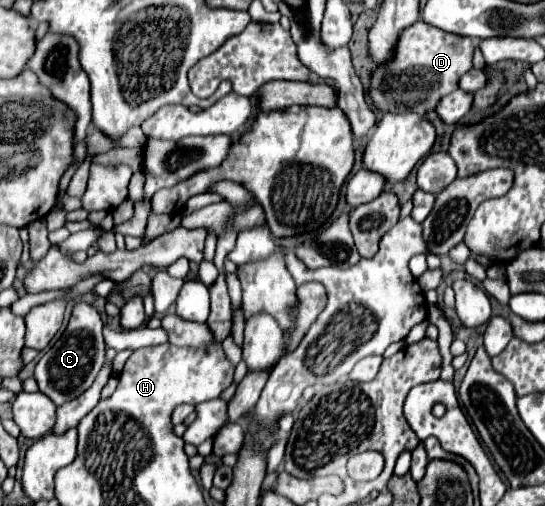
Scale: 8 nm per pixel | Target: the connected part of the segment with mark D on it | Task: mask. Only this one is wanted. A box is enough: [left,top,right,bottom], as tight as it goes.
[371,20,473,114]

